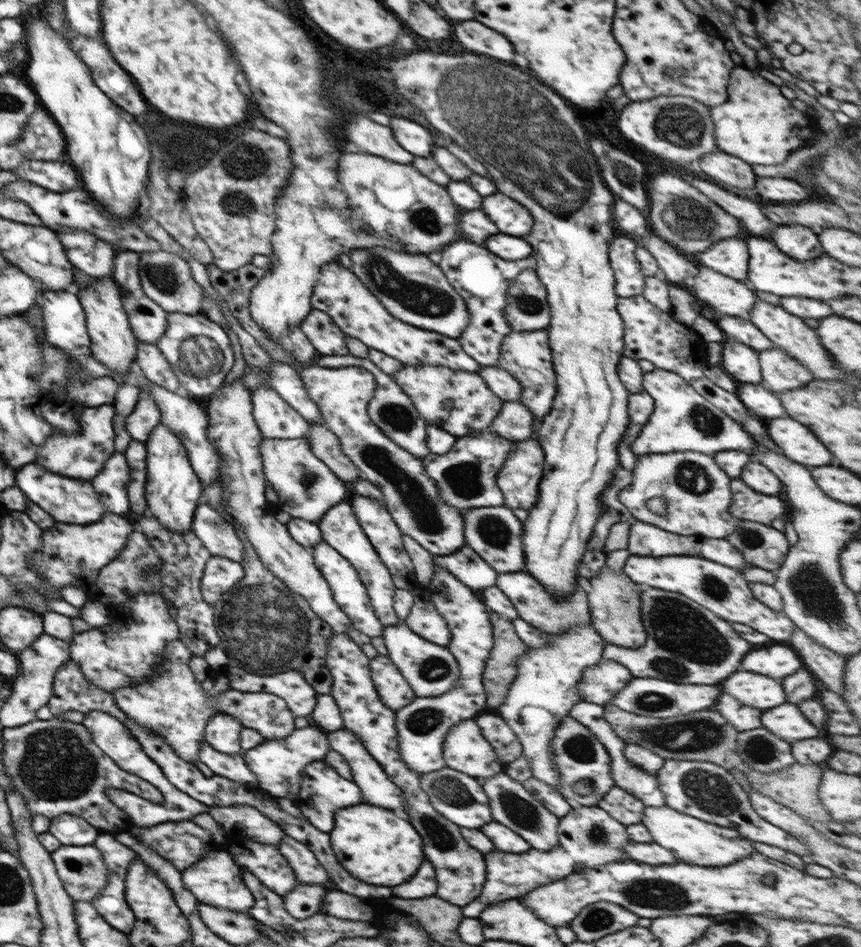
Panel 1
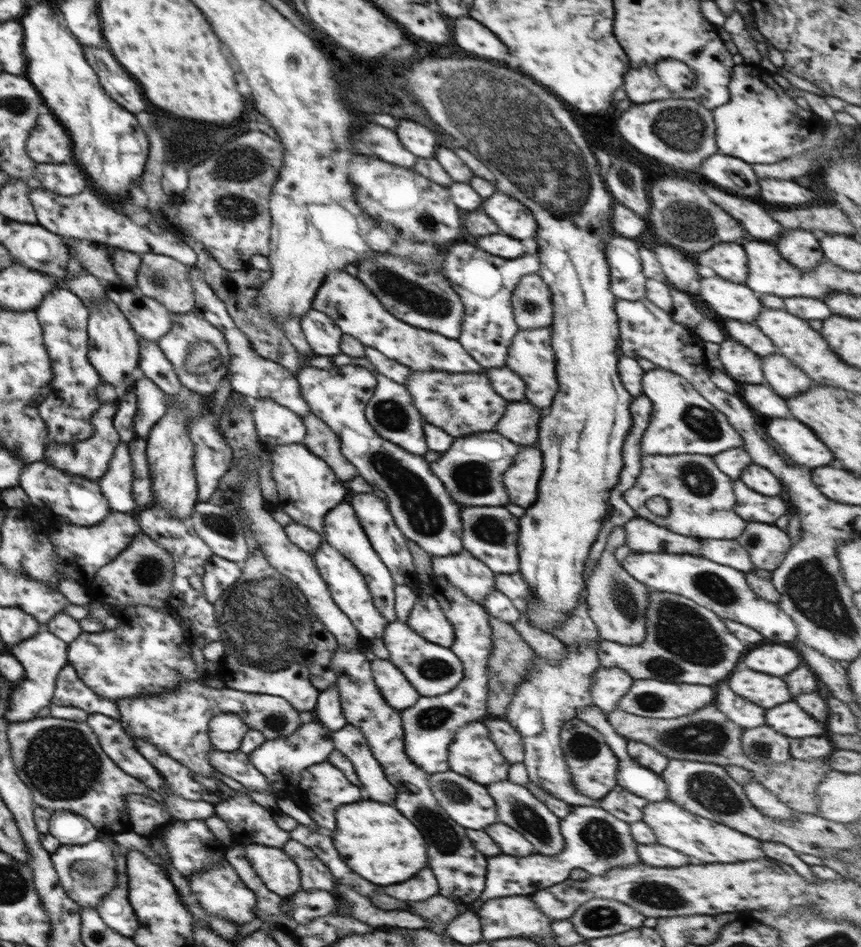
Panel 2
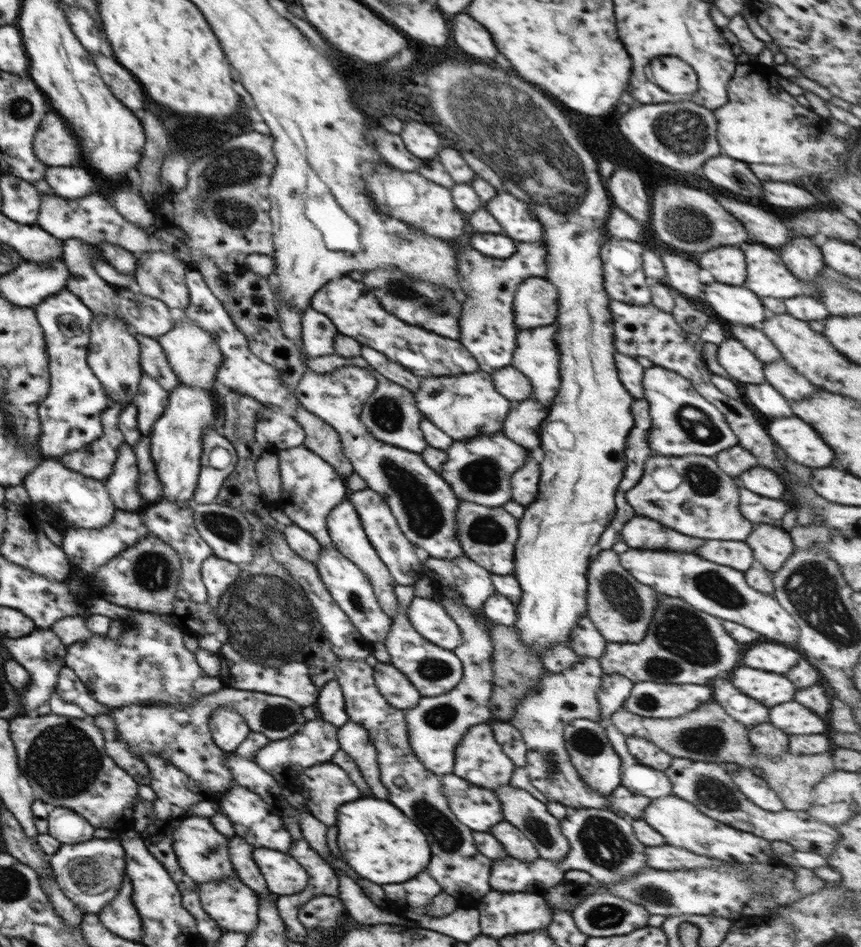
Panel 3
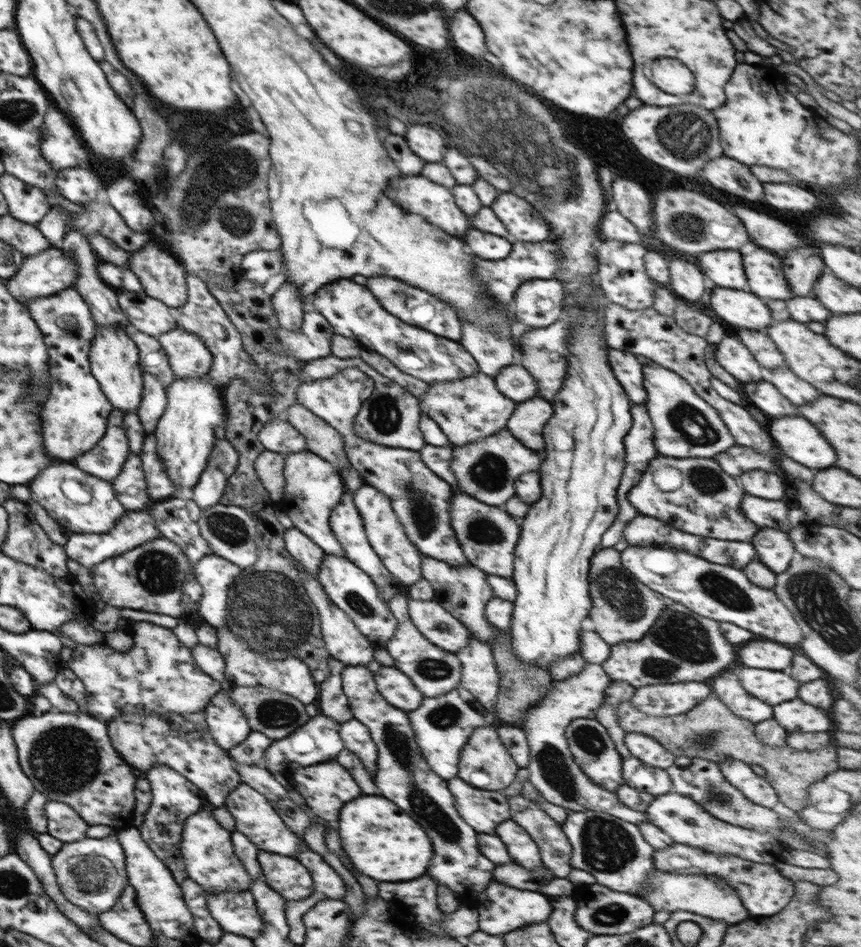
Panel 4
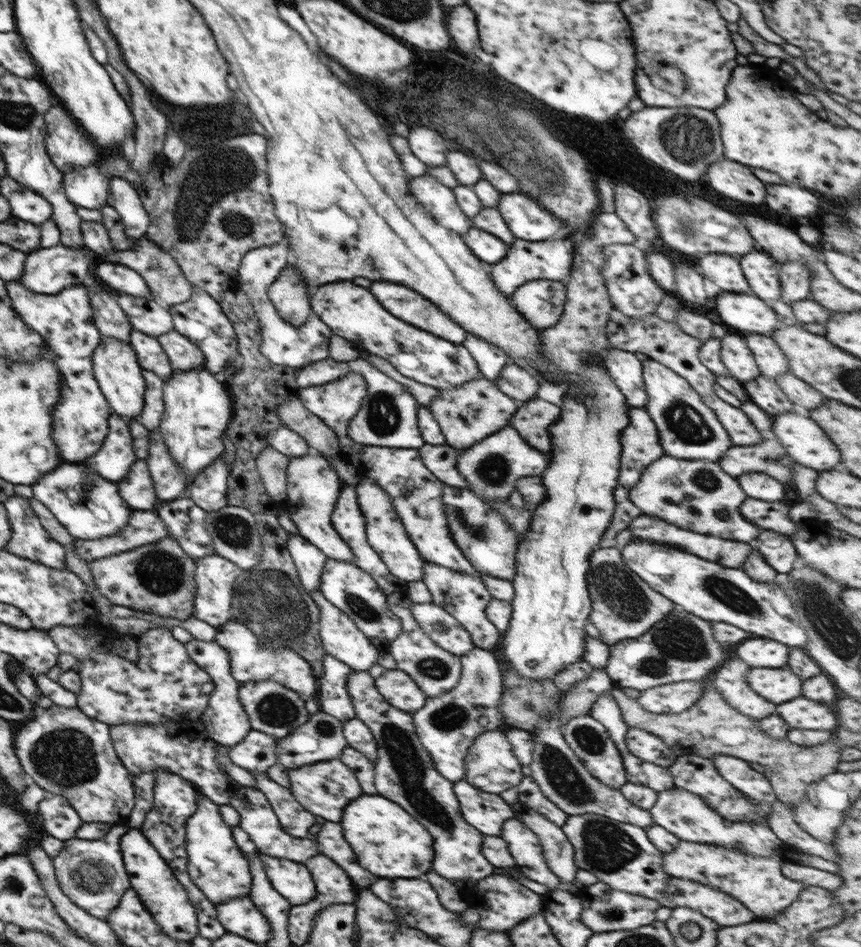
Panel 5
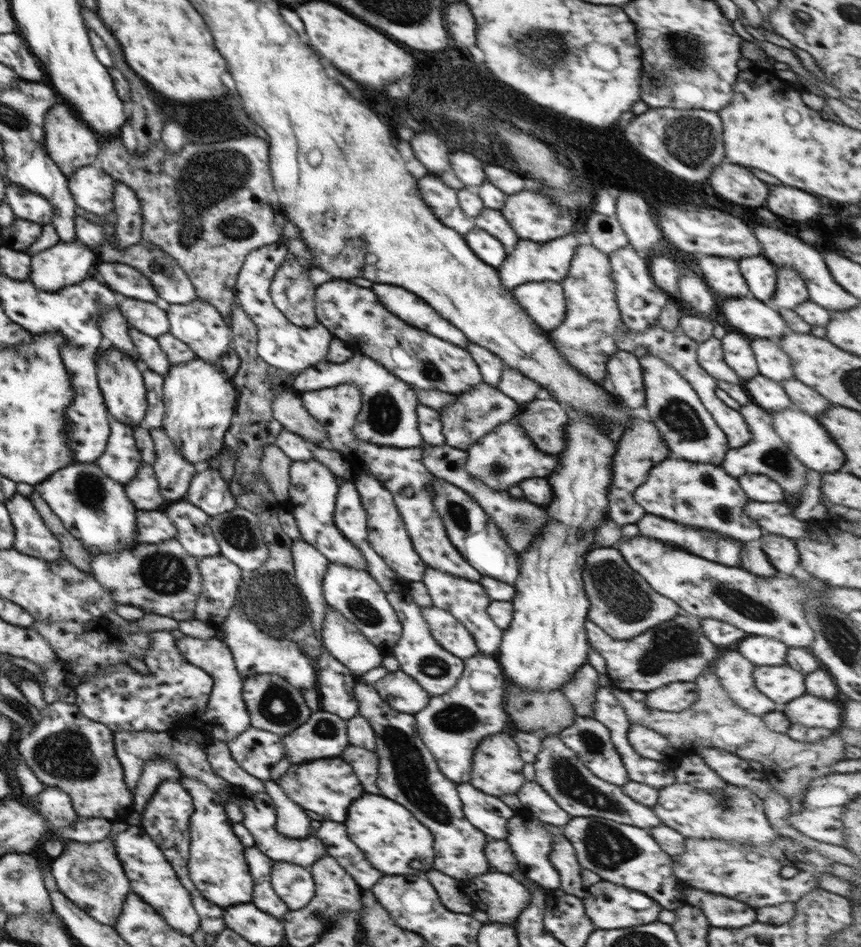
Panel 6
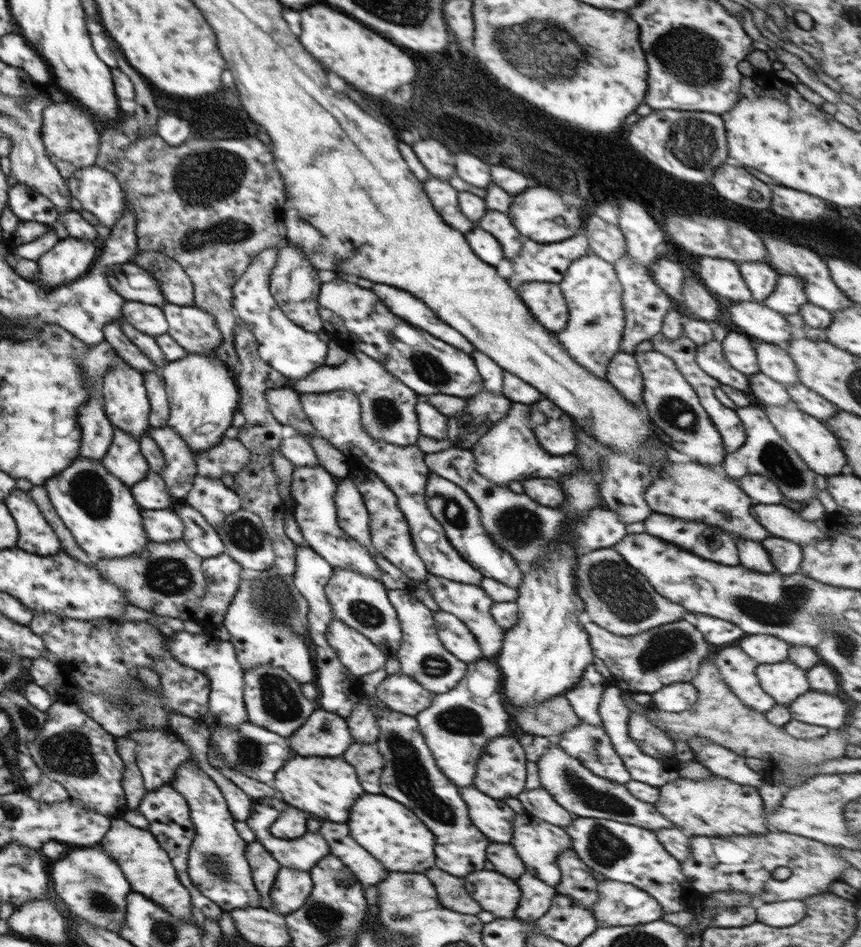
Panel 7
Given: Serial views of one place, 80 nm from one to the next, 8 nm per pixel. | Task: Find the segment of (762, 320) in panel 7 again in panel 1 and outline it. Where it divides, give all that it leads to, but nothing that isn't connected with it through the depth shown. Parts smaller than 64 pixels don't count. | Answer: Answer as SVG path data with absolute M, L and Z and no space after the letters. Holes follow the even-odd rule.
M705 266L700 270L695 268L693 278L694 286L691 290L694 290L696 298L720 310L720 316L728 315L749 320L750 308L756 302L756 296L742 282Z

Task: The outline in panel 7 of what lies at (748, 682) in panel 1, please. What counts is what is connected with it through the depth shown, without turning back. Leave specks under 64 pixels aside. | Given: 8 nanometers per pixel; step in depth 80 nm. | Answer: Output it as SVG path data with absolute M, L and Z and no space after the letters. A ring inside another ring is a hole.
M792 662L758 666L756 676L762 690L769 694L777 704L790 704L798 696L810 690L806 672Z

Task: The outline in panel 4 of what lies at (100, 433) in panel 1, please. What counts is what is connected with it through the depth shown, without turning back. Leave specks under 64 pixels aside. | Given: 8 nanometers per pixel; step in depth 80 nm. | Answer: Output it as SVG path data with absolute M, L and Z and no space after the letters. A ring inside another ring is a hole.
M112 409L107 418L107 431L92 450L72 461L84 473L105 481L116 478L124 468L130 453L128 439L122 425L124 413Z

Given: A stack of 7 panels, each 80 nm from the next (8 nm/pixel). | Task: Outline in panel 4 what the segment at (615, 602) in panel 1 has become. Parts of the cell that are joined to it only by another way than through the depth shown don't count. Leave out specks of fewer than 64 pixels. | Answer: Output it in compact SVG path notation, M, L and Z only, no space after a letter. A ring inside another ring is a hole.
M612 548L599 550L591 558L589 593L592 608L589 617L596 631L610 646L640 640L664 610L664 598L648 588L621 563L621 552Z

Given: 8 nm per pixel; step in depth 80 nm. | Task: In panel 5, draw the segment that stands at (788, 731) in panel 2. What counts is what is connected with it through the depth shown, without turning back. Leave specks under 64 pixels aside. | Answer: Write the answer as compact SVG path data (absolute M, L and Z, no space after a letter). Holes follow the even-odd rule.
M794 698L792 702L784 702L776 706L775 712L792 728L832 730L838 726L836 714L828 706L812 702L808 698Z

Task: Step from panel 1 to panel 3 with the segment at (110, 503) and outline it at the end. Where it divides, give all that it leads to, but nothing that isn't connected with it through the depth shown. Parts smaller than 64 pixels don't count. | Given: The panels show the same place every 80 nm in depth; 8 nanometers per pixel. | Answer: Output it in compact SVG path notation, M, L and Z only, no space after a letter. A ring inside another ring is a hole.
M125 442L120 445L117 456L112 470L114 474L110 474L103 483L116 508L121 511L138 510L144 506L144 499L138 490L140 471L136 455L132 446Z

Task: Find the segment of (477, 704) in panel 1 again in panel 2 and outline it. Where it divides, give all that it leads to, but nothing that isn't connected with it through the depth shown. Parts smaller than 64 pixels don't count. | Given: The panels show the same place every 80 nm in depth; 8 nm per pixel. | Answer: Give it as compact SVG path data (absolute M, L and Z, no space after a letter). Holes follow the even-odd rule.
M435 577L432 596L439 601L444 616L452 623L455 630L454 644L449 648L461 660L463 676L450 693L438 697L422 696L415 705L401 711L404 731L404 750L411 761L428 774L450 770L448 762L449 744L452 742L456 728L486 719L490 716L487 709L488 675L487 666L493 649L490 615L481 604L472 602L450 580Z

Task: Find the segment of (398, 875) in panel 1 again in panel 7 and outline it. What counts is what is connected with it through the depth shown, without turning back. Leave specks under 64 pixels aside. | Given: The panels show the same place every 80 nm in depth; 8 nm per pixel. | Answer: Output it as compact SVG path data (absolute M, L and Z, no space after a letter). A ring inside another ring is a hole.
M364 794L350 810L350 836L378 858L388 872L426 872L434 866L434 834L400 802L382 794Z

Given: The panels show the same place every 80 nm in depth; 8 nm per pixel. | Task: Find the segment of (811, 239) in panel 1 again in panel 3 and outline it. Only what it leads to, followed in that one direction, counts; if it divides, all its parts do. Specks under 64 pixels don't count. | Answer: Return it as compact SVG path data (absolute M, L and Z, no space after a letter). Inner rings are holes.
M798 236L786 242L782 246L782 260L796 278L806 282L814 282L826 265L820 248L808 236Z

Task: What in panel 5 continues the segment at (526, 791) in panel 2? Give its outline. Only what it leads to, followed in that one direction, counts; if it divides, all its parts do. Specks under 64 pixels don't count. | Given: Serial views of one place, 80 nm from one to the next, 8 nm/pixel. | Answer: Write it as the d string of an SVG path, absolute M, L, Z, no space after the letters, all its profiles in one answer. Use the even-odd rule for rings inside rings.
M520 801L514 802L514 806L511 807L515 813L514 818L522 820L530 831L538 836L550 871L558 876L562 883L572 884L579 869L576 866L573 845L564 835L561 826L546 820L544 816L530 810L530 807L524 806Z

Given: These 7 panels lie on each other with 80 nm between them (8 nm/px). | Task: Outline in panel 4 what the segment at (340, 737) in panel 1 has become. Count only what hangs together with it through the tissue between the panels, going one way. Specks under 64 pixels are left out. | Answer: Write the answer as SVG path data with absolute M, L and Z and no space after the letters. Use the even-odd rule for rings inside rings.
M352 718L341 724L339 733L345 749L354 752L366 766L366 770L374 776L377 766L377 746L372 740L368 727Z

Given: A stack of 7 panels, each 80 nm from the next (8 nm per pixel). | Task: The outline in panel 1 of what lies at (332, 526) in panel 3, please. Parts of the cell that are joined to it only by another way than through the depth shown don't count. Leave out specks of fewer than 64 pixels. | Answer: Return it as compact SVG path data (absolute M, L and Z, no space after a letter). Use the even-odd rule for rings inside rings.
M342 502L326 511L326 514L318 523L321 535L324 541L333 546L343 557L346 557L350 564L356 569L357 575L366 587L372 609L378 617L378 620L386 626L404 623L393 608L393 596L395 595L395 586L392 580L391 572L381 561L379 554L374 550L369 538L364 534L356 515L354 514L350 503Z

